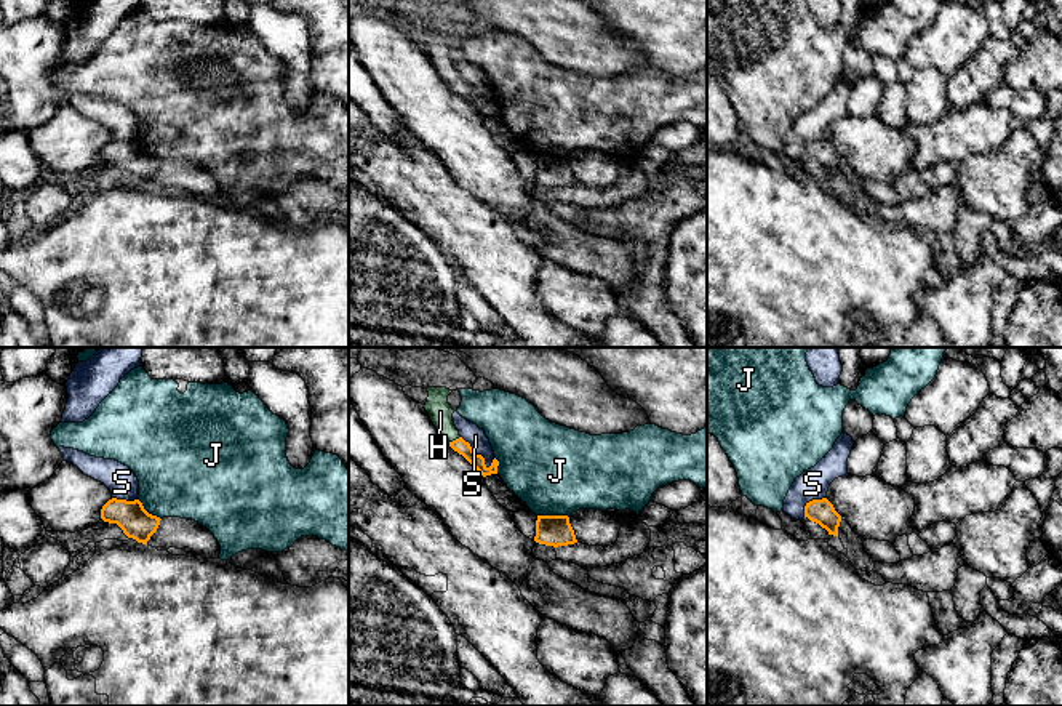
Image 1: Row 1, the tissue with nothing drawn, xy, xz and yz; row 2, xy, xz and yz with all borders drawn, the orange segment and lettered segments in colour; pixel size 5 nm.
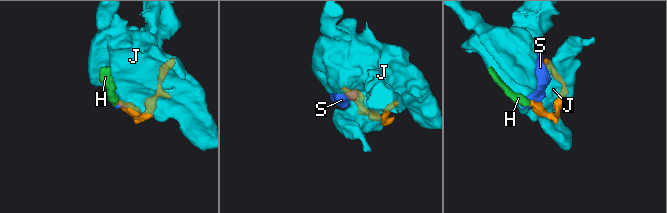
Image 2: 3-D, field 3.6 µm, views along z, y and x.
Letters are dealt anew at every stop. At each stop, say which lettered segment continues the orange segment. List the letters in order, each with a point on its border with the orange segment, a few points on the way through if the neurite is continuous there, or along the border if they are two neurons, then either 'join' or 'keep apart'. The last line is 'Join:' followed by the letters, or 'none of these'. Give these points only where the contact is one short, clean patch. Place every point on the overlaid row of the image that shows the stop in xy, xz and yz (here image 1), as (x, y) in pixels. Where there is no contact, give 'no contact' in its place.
H: contact xz (456, 439); way xz (459, 445), (456, 439), (447, 429), (440, 412); join
J: contact xz (554, 516); keep apart
S: contact xz (475, 453); border xz (461, 436), (483, 458), (488, 468); keep apart
Join: H

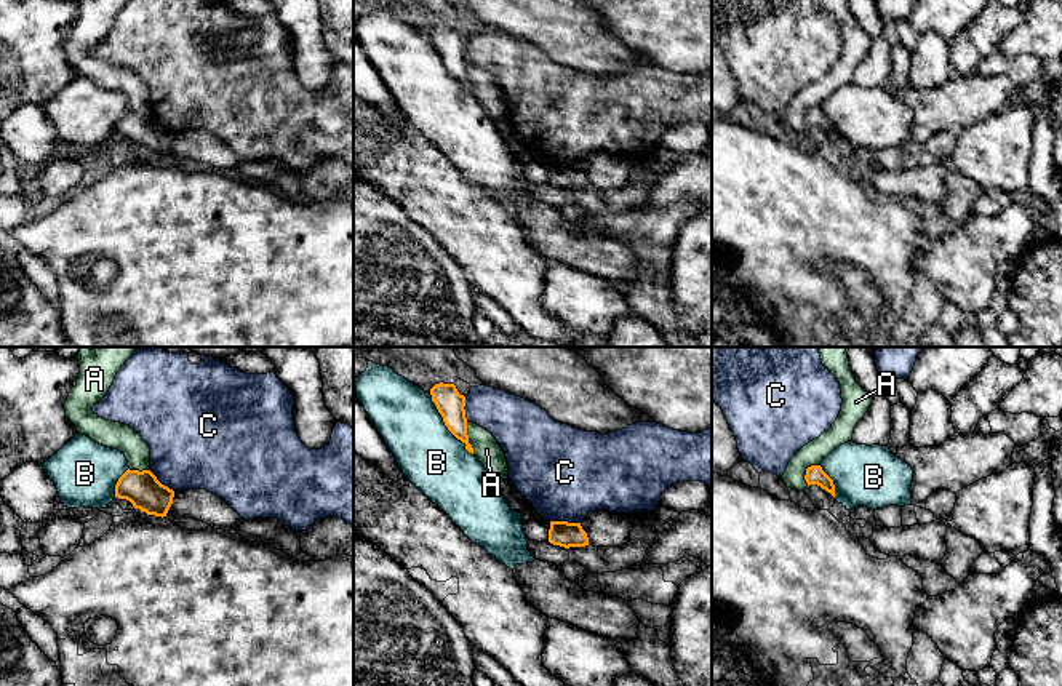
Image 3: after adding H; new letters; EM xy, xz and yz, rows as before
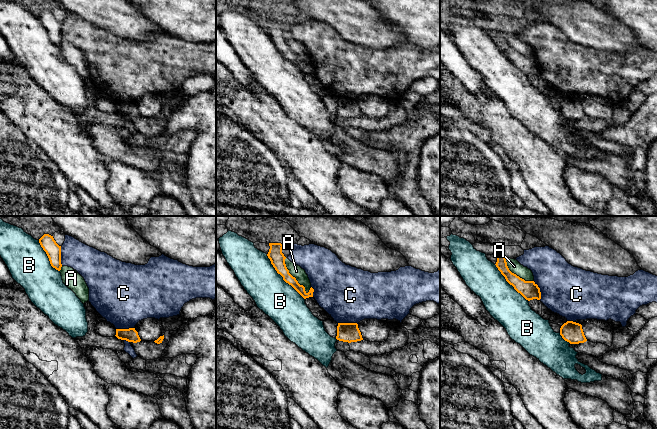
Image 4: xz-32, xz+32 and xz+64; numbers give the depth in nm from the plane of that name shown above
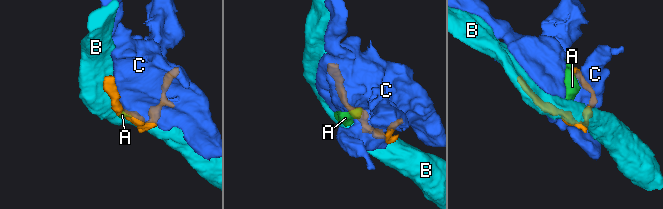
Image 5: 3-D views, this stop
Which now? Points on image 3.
A: contact xz (467, 437); border xz (466, 421), (467, 442), (474, 453); keep apart
B: contact xz (447, 426); keep apart
C: contact xz (565, 522); keep apart
Join: none of these

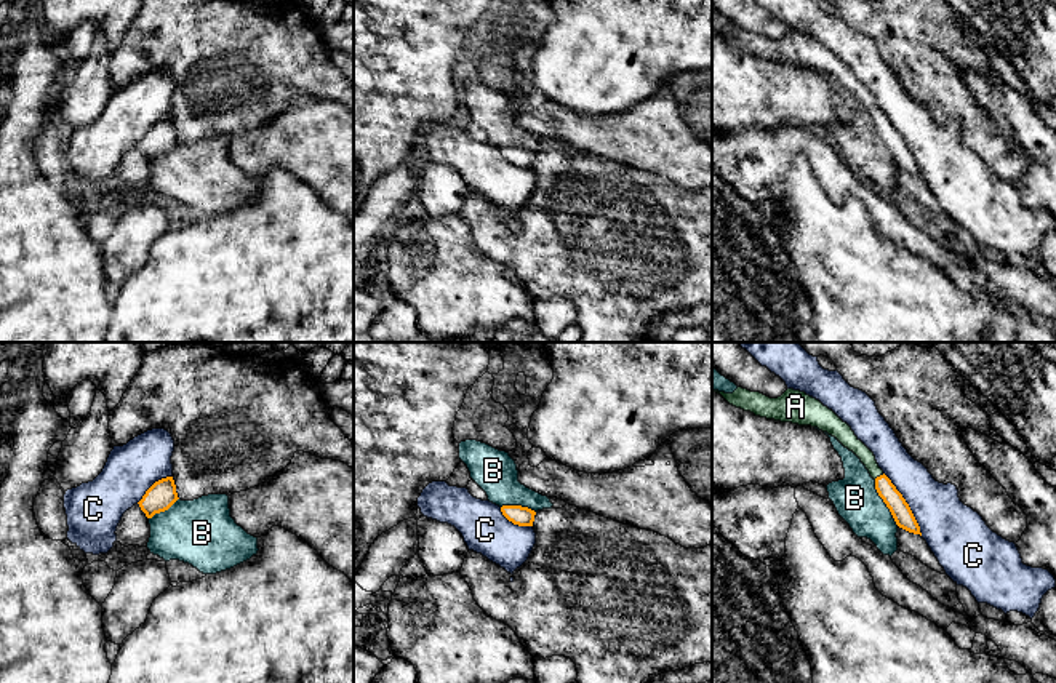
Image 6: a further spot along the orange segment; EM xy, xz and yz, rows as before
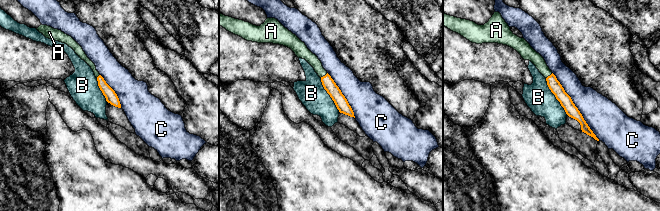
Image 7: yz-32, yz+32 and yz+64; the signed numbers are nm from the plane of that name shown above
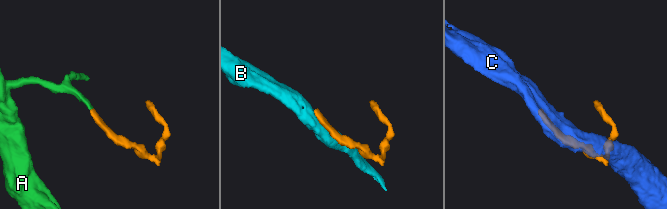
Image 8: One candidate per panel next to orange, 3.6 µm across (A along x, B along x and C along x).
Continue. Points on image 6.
A: contact yz (880, 475); way yz (900, 509), (884, 487), (880, 475), (868, 458), (847, 439); join
B: contact yz (884, 501); keep apart
C: contact yz (908, 504); keep apart
Join: A

